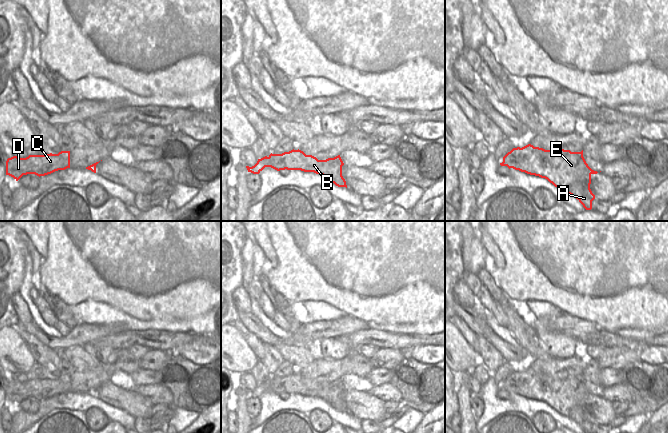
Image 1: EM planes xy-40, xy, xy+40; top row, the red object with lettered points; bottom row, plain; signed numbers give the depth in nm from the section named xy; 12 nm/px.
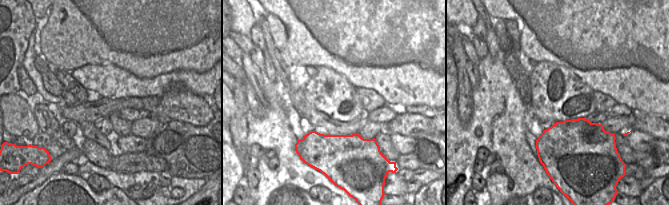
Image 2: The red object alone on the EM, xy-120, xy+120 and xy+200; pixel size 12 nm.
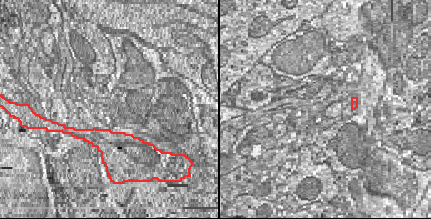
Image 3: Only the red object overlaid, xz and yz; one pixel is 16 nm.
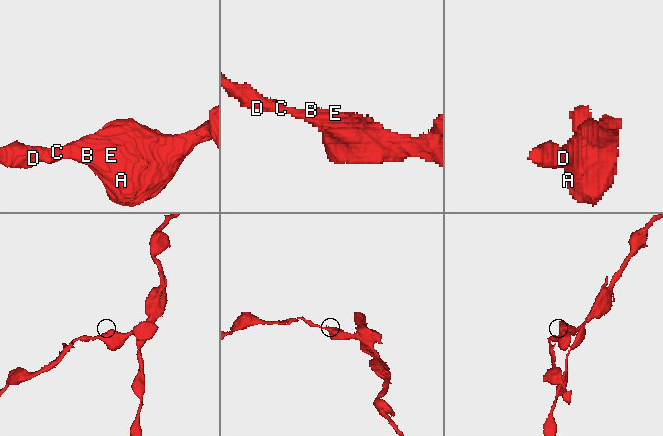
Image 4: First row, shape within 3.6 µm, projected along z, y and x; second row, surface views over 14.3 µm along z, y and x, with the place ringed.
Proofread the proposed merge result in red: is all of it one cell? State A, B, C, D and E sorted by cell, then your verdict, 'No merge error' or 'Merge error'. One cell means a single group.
Groups: A B C D E. No merge error.

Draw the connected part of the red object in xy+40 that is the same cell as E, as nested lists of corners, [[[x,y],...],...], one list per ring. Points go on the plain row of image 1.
[[[528,368],[513,372],[503,381],[500,389],[545,402],[561,415],[578,423],[585,433],[592,433],[595,419],[590,413],[591,399],[598,396],[588,390],[583,374],[545,374]]]

